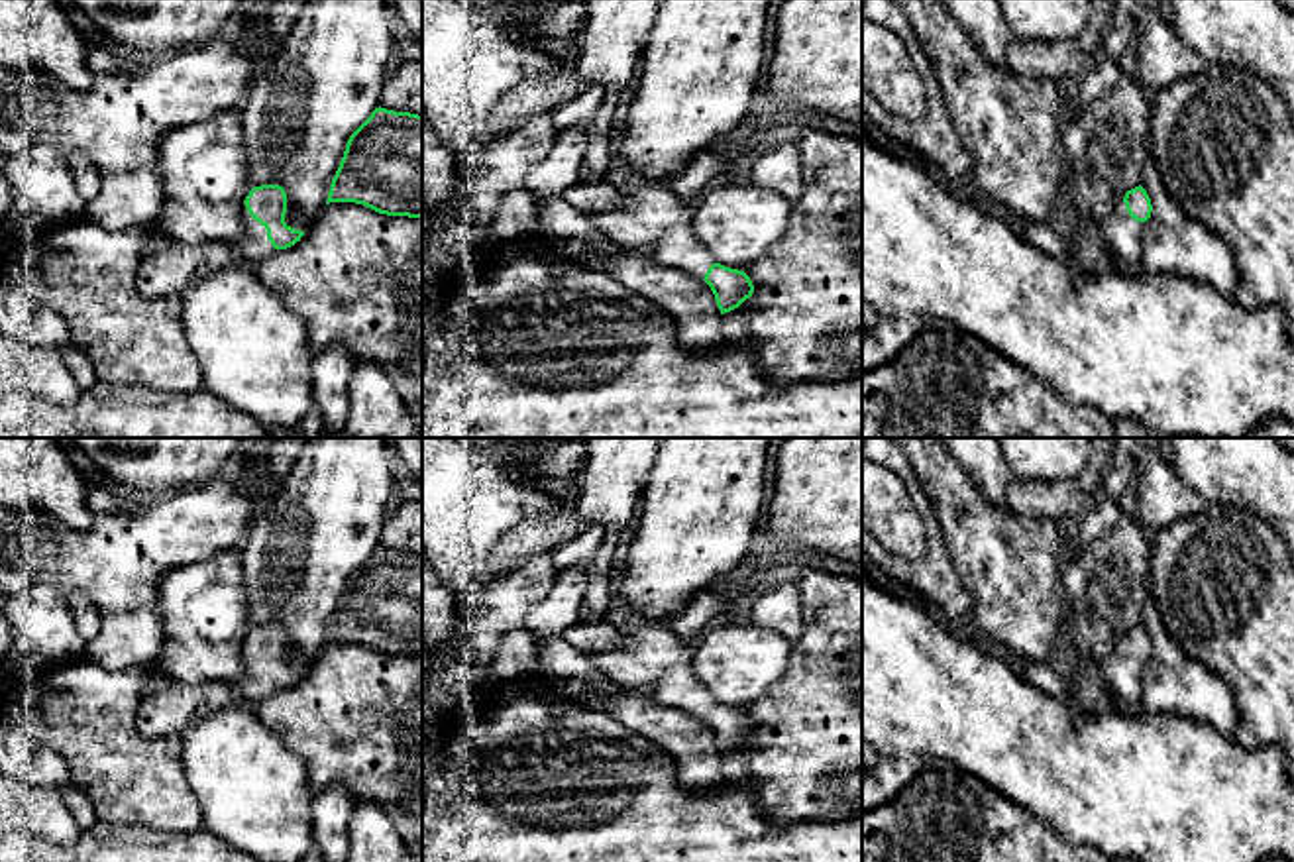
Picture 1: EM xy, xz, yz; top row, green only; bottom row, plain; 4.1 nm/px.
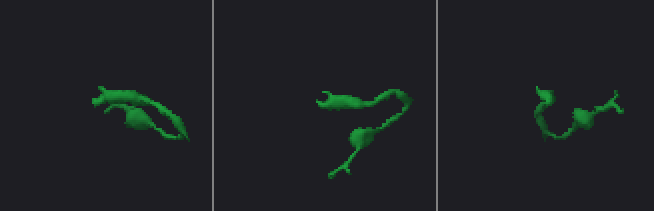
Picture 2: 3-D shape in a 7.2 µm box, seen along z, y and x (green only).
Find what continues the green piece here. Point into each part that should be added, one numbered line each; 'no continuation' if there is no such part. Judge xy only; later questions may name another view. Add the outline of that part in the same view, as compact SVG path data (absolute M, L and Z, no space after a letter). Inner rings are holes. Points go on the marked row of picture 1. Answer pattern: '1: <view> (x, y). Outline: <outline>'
1: xy (254, 248). Outline: M245 204L242 206L242 222L245 234L236 243L232 243L230 249L238 263L257 267L279 249L271 245L265 226L251 218Z

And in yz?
1: yz (1122, 234). Outline: M1125 192L1119 194L1115 208L1100 220L1100 236L1113 251L1117 263L1131 269L1141 263L1145 222L1137 222L1129 216L1123 196Z

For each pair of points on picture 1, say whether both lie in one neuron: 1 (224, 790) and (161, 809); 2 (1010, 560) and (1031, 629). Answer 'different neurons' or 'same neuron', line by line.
1: different neurons
2: same neuron

